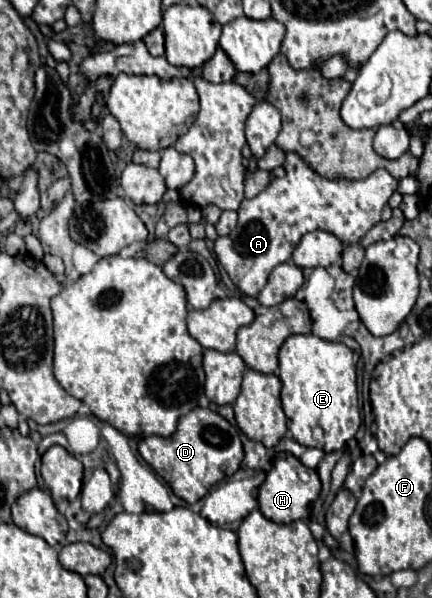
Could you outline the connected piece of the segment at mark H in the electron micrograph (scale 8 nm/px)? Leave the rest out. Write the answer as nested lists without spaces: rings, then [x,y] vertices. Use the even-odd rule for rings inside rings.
[[[279,453],[273,461],[271,471],[267,473],[265,481],[259,487],[257,501],[261,513],[275,523],[291,523],[297,519],[303,519],[309,513],[309,505],[319,497],[321,491],[321,481],[317,477],[317,471],[307,469],[297,457],[291,453]],[[301,477],[309,477],[307,481],[301,481]]]

